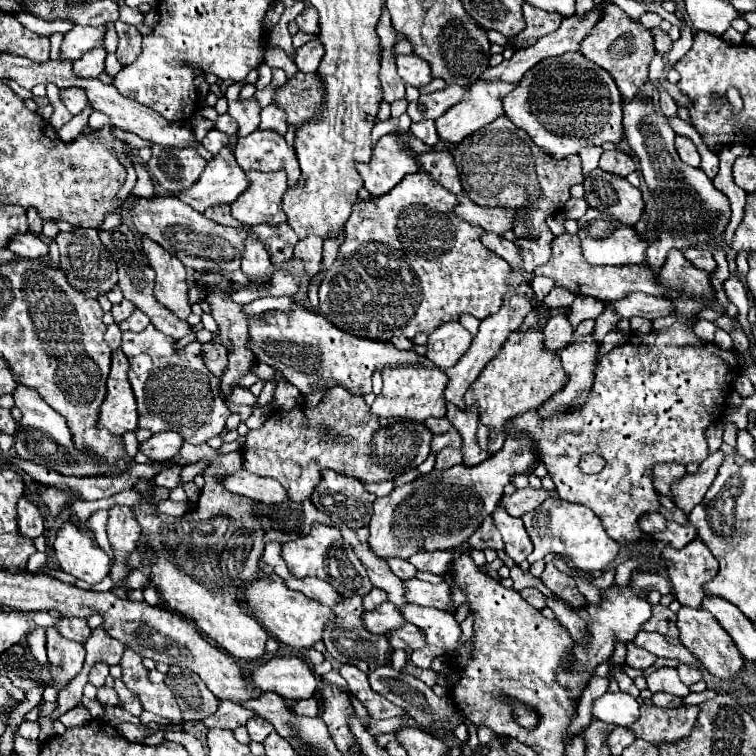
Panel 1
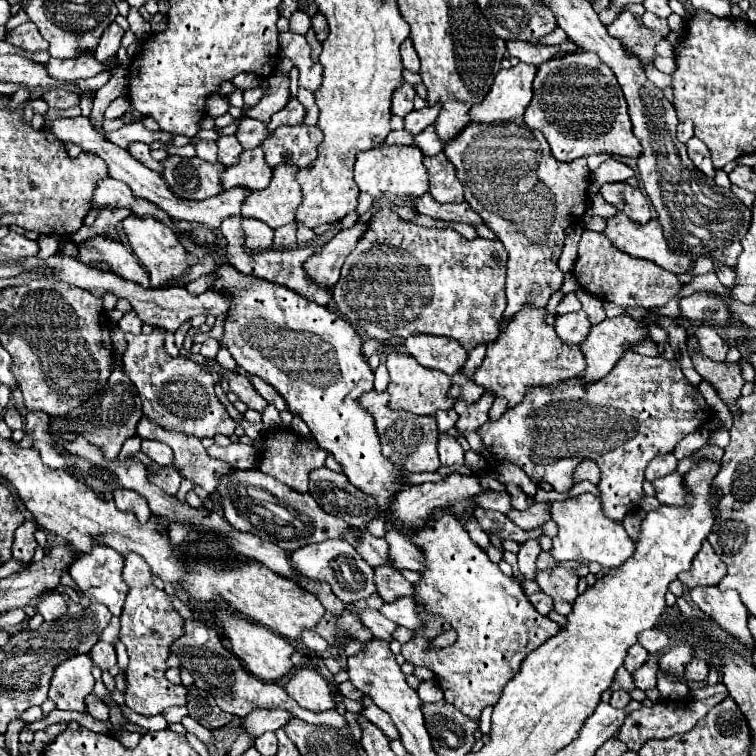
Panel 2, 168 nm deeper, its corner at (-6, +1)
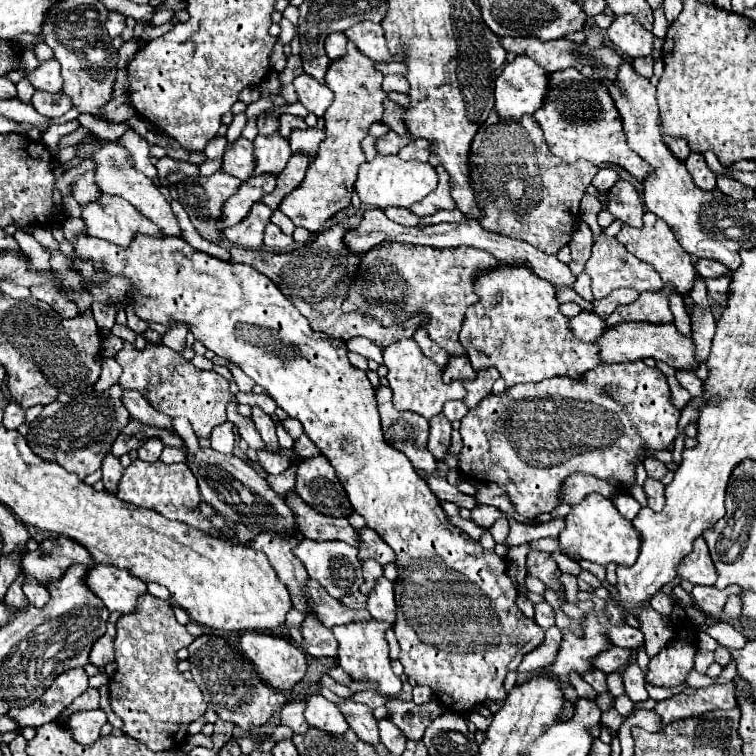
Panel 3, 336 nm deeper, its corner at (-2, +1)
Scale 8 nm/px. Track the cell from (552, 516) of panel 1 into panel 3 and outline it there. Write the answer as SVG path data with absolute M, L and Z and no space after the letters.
M591 493L579 505L573 505L571 515L565 517L565 529L559 535L561 549L569 555L577 553L585 561L593 561L599 565L615 563L615 565L633 565L639 555L639 533L635 531L633 523L627 521L611 499Z

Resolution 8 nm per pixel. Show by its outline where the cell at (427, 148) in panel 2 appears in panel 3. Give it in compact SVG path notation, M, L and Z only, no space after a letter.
M413 139L399 151L399 159L403 161L427 161L429 159L429 145L423 139Z

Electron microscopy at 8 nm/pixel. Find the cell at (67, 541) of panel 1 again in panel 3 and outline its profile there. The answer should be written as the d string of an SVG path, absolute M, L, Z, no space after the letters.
M93 565L87 585L109 611L119 613L135 613L137 599L147 591L147 583L113 565Z

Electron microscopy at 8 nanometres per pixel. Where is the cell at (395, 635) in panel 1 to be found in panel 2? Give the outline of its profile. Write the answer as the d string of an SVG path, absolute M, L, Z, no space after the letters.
M351 603L347 605L347 609L359 613L363 625L367 625L377 639L383 639L383 641L389 641L389 643L391 643L391 639L393 639L391 635L393 635L393 631L397 629L397 625L395 625L391 619L383 617L379 611L373 611L373 609L363 609L363 611L359 611L359 609L357 609L355 605L351 605Z

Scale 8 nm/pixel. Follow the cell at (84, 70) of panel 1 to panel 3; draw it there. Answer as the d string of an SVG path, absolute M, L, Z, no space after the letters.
M109 11L109 17L107 17L105 27L107 27L109 37L121 35L121 31L125 29L125 15L121 15L119 11Z

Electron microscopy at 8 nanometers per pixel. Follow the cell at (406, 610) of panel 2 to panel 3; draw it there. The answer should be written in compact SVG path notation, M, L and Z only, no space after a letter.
M379 577L367 595L367 611L373 619L381 619L387 623L395 621L395 593L393 581Z

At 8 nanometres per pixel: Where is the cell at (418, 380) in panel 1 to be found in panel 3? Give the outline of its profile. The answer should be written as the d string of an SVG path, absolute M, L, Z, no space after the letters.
M401 339L391 343L383 351L383 359L389 369L387 379L389 379L389 387L393 389L393 405L399 411L413 411L425 419L431 419L443 411L445 401L463 399L467 393L461 383L457 385L443 383L443 369L431 359L427 359L413 339Z

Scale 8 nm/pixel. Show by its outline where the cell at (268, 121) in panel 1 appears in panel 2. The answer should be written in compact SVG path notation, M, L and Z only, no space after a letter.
M291 97L289 103L271 117L271 123L267 125L267 129L275 131L281 125L301 125L303 117L305 117L305 107L295 97Z

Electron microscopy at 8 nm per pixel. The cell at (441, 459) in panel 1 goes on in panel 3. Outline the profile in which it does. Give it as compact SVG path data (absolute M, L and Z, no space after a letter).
M437 415L433 419L429 419L429 451L433 453L433 457L437 461L441 461L447 455L449 443L451 443L451 423L447 421L445 415Z

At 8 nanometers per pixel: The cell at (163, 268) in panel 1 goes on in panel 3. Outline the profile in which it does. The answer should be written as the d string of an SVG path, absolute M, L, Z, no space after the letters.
M101 195L97 201L81 205L81 219L89 237L105 239L121 247L127 247L135 233L161 235L151 221L135 213L131 203L111 195Z

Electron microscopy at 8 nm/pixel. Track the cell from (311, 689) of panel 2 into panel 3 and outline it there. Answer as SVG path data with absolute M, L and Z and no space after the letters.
M323 695L307 697L305 719L311 727L317 727L317 729L321 729L325 733L333 733L333 735L343 735L349 729L347 721L343 721L343 715L339 713L337 705L327 701Z

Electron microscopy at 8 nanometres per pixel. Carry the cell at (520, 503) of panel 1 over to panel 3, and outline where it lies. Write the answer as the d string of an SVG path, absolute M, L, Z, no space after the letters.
M427 473L427 475L423 475L423 479L425 479L427 487L431 489L431 493L433 493L437 499L441 499L441 501L451 501L451 503L455 503L455 505L459 505L459 507L467 507L467 509L477 507L473 497L459 493L457 487L453 487L453 485L449 485L449 483L445 481L445 477L439 477L439 475L435 475L435 473Z

